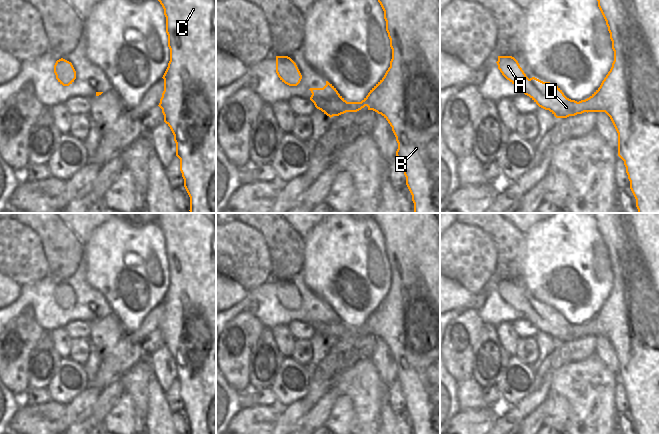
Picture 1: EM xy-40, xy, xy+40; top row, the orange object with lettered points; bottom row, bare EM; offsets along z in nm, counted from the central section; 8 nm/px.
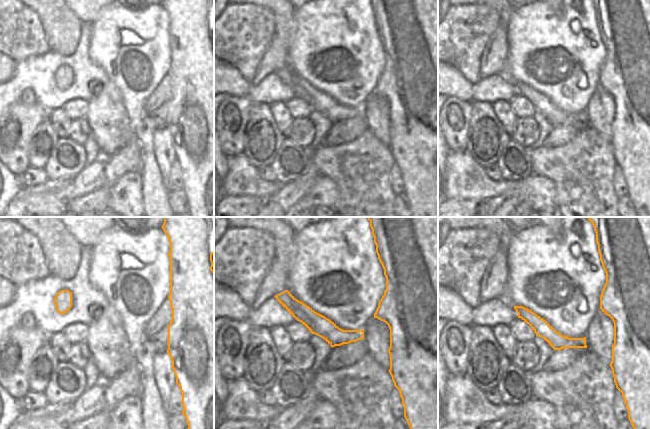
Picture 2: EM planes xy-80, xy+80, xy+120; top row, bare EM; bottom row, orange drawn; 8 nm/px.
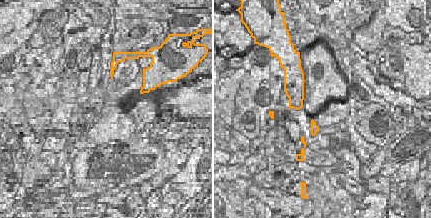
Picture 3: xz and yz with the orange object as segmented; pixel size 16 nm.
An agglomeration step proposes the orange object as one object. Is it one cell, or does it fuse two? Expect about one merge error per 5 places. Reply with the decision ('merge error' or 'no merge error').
no merge error

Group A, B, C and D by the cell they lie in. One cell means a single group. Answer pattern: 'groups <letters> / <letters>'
groups A B C D

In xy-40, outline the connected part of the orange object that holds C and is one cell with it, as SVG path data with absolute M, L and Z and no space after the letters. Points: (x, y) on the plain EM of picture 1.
M158 213L158 225L164 233L170 273L170 285L162 301L164 315L158 330L162 333L164 346L174 359L176 380L180 383L184 411L190 421L190 434L216 434L216 213Z

